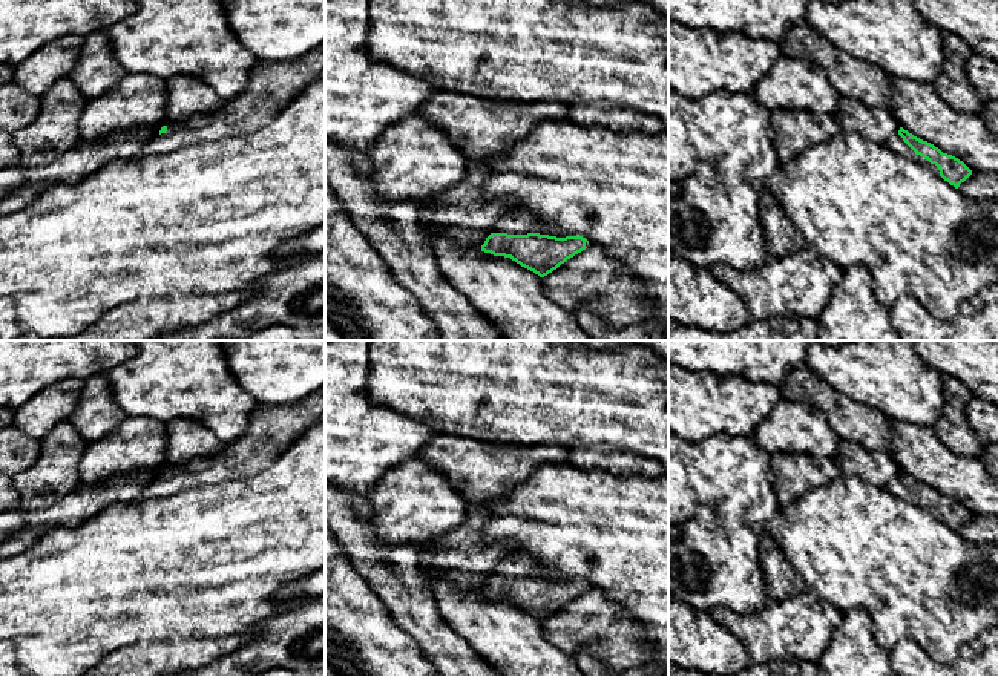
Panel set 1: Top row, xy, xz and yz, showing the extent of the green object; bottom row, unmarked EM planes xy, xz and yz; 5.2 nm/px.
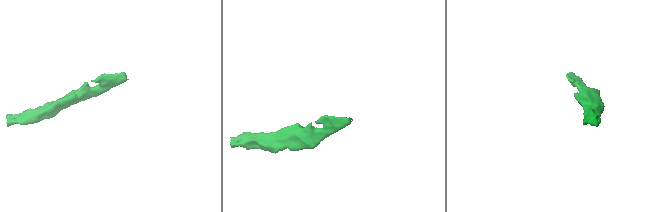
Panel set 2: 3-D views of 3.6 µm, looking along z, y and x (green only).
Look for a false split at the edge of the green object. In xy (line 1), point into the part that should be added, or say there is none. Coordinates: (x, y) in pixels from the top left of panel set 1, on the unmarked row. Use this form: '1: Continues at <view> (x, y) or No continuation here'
1: No continuation here

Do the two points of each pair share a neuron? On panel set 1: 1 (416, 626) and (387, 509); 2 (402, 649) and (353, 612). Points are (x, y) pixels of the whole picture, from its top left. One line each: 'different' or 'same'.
1: different
2: same

